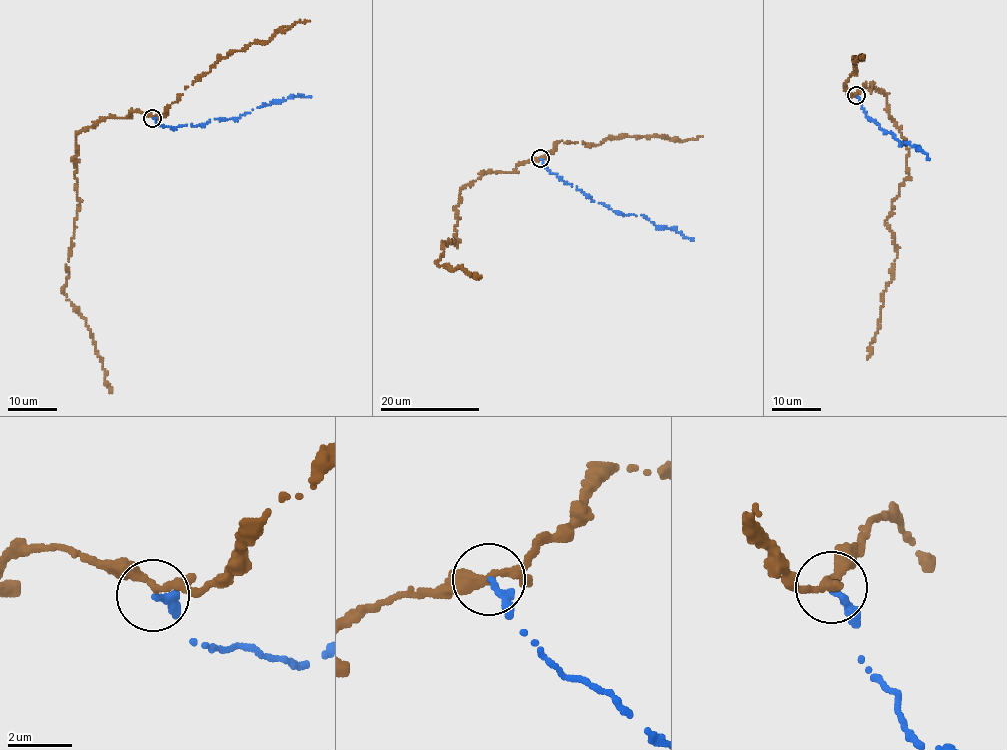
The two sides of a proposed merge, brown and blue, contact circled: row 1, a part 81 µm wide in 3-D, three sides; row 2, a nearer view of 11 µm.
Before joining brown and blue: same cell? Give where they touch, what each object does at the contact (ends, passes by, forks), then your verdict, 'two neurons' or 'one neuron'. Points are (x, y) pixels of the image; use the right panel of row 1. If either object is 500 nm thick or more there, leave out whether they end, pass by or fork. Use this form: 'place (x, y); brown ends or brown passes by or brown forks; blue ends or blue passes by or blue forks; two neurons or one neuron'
place (856, 95); brown forks; blue ends; two neurons

